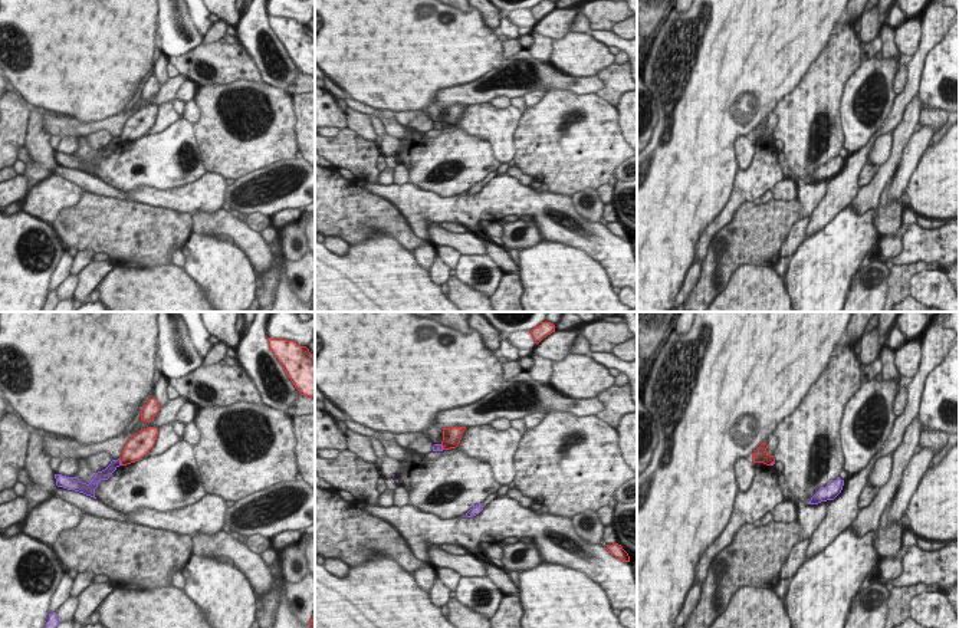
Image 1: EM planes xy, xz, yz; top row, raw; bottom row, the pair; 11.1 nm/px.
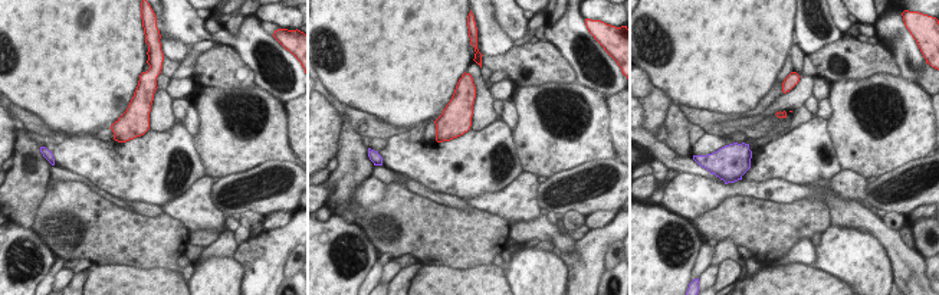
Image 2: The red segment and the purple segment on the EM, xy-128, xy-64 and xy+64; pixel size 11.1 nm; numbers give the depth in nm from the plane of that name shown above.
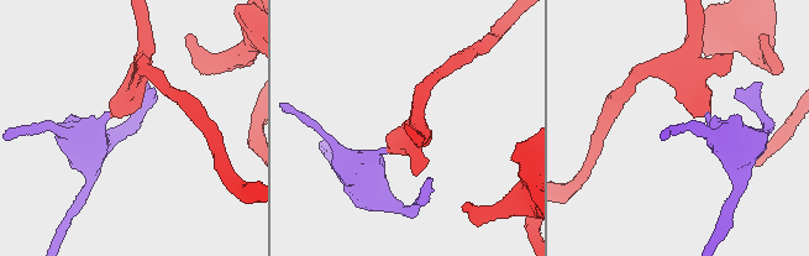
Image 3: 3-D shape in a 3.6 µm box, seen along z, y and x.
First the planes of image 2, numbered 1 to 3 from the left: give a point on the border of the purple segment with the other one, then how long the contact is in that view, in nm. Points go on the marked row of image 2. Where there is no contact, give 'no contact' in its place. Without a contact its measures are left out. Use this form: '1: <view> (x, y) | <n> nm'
1: no contact
2: no contact
3: no contact

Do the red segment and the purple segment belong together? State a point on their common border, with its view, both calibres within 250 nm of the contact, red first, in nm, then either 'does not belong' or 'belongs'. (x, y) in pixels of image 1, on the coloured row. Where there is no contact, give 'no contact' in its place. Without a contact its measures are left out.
xy (121, 462) | 240/120 nm | does not belong

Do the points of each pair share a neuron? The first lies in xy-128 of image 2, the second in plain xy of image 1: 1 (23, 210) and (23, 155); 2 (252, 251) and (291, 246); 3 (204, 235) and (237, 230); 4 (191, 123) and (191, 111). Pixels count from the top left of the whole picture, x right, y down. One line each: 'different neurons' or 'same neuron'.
1: different neurons
2: different neurons
3: same neuron
4: same neuron

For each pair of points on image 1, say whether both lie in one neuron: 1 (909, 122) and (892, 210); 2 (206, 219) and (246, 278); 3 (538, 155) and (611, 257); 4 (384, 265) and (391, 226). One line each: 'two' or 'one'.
1: two
2: two
3: two
4: two

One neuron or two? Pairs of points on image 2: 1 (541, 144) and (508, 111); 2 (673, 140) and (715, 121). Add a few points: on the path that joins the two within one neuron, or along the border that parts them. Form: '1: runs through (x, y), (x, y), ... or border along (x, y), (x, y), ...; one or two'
1: border along (512, 101), (516, 110), (516, 124), (511, 130); two
2: border along (678, 105), (692, 124); two

